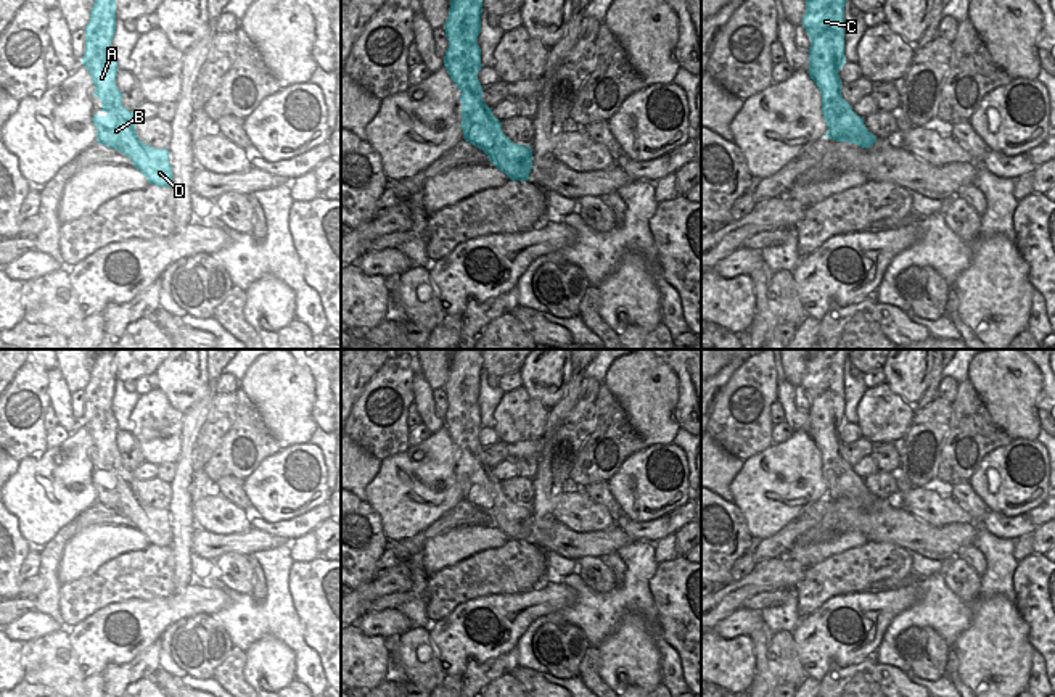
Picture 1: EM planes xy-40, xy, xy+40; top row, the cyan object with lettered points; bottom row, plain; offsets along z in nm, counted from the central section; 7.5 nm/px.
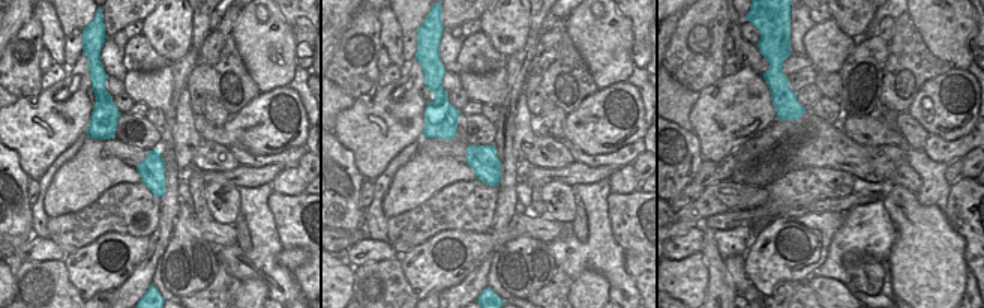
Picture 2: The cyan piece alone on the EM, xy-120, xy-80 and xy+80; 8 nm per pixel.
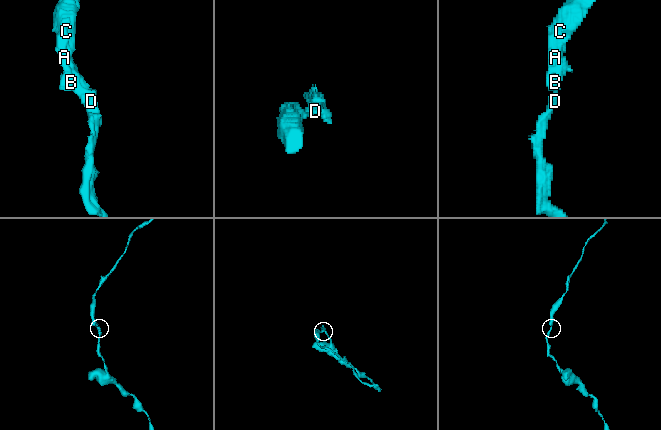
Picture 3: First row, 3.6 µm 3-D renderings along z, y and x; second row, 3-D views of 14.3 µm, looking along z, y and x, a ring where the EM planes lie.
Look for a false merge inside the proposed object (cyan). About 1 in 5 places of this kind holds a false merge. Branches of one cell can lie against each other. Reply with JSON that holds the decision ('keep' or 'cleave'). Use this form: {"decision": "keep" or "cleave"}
{"decision": "keep"}

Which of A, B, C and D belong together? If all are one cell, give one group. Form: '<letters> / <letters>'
A B C D

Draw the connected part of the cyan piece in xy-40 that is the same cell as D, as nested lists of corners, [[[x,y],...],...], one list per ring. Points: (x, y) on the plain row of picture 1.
[[[114,353],[96,354],[85,390],[85,412],[82,425],[88,430],[95,446],[93,457],[101,460],[106,476],[92,478],[96,488],[96,502],[119,510],[140,530],[148,544],[172,546],[172,526],[167,509],[154,509],[142,502],[135,493],[135,476],[122,465],[122,452],[116,446],[117,422],[111,410],[116,391]]]

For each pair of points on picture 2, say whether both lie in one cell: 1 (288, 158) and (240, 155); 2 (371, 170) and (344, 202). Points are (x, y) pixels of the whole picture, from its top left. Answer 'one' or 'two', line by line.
1: one
2: two

